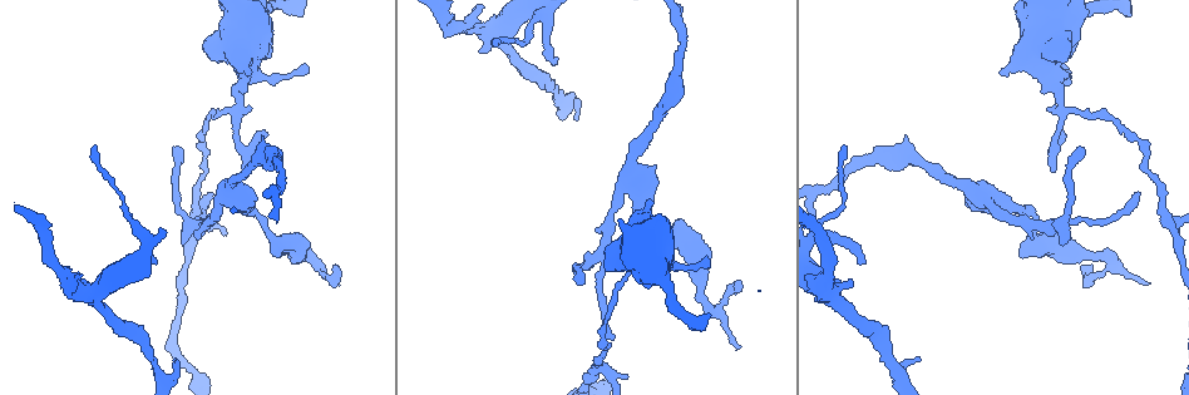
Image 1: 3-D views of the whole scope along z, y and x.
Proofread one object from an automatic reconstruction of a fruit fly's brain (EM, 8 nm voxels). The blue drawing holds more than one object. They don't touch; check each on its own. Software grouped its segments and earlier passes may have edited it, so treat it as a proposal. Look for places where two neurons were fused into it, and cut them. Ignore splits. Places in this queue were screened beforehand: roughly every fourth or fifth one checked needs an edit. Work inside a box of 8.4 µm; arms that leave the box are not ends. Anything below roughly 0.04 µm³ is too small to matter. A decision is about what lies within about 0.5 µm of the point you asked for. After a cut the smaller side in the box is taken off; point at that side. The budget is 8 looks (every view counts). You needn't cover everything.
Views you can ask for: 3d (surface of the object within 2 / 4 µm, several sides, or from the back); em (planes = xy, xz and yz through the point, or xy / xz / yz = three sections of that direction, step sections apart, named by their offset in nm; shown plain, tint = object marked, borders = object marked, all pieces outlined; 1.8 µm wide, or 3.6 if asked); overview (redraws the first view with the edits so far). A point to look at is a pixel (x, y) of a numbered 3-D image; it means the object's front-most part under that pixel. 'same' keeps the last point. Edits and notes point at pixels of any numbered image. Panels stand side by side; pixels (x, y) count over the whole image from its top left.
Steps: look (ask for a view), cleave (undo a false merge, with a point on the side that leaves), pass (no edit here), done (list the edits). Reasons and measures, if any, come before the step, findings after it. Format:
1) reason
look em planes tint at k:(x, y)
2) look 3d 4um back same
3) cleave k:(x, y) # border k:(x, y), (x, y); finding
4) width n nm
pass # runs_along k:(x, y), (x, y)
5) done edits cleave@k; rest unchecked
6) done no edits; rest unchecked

three arms meet
look 3d 2um at 1:(495, 29)

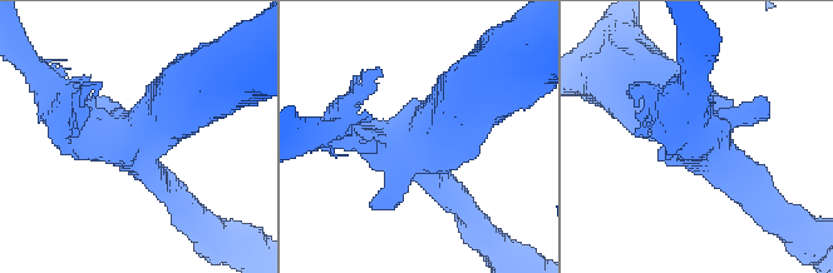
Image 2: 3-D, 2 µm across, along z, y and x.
need the tissue
look em xz step 8 borders at 2:(420, 145)

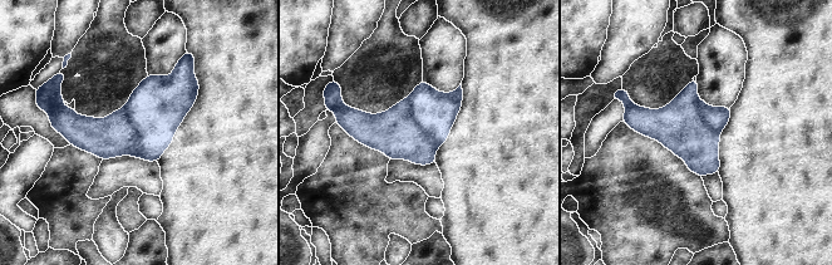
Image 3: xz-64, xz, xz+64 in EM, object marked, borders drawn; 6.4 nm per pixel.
look em yz step 8 borders same

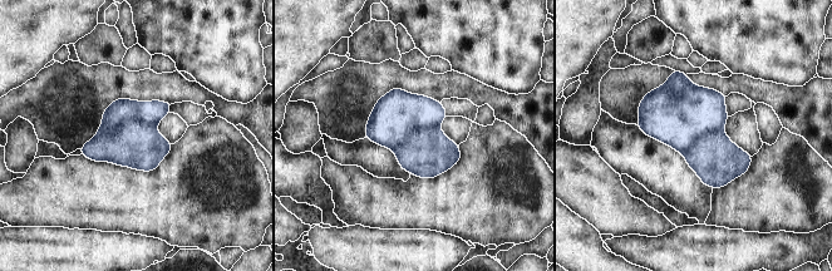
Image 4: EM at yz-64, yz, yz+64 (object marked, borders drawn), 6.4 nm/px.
cleave 4:(138, 146) # border 4:(154, 126), (127, 119), (96, 137); a second neuron is stuck on

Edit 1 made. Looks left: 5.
redraw
look overview

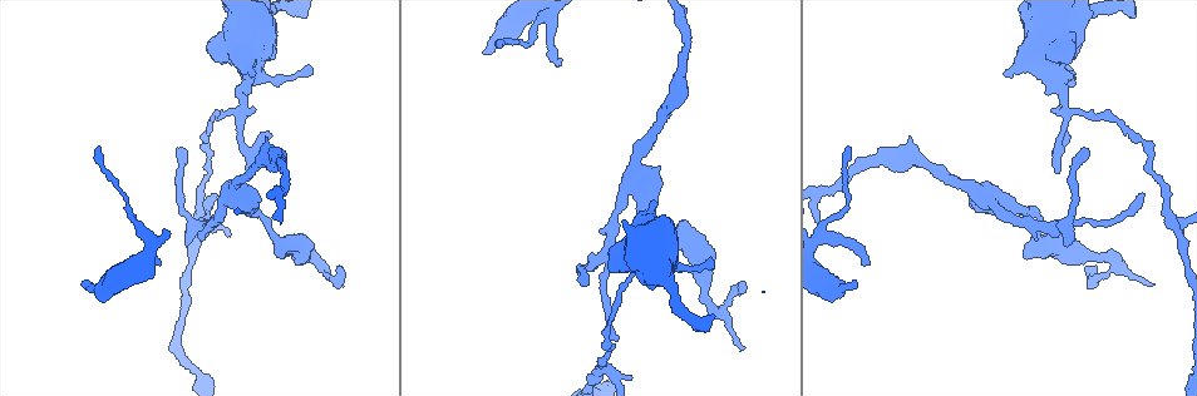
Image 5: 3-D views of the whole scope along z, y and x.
side arm on a straight run
look 3d 2um at 5:(1170, 224)

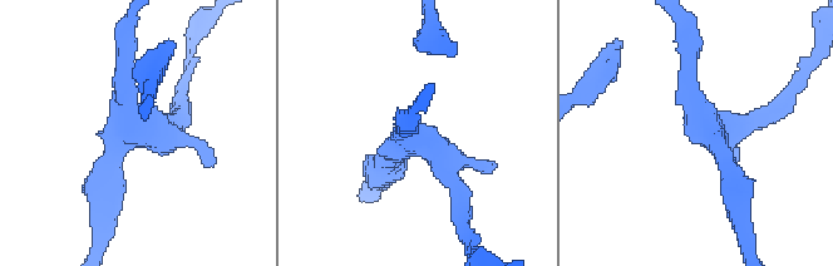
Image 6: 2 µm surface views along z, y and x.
now the EM
look em yz step 16 tint at 6:(705, 125)

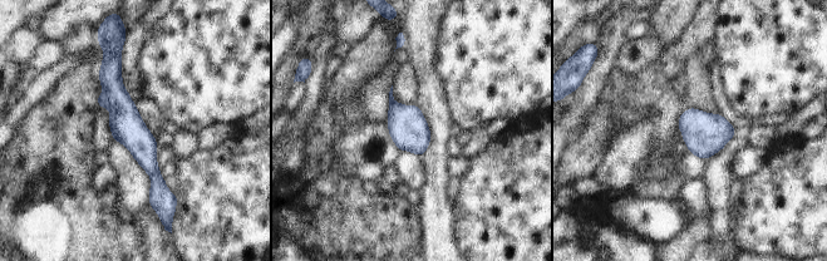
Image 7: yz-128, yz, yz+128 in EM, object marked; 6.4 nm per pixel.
look em planes tint same

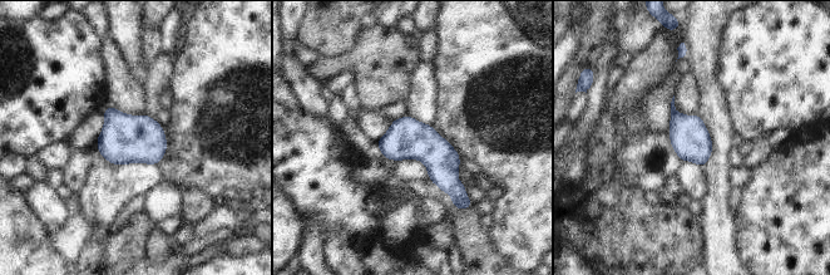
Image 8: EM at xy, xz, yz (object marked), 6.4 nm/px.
pass # continuous, no second neuron

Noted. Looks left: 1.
done edits cleave@4; rest unchecked

